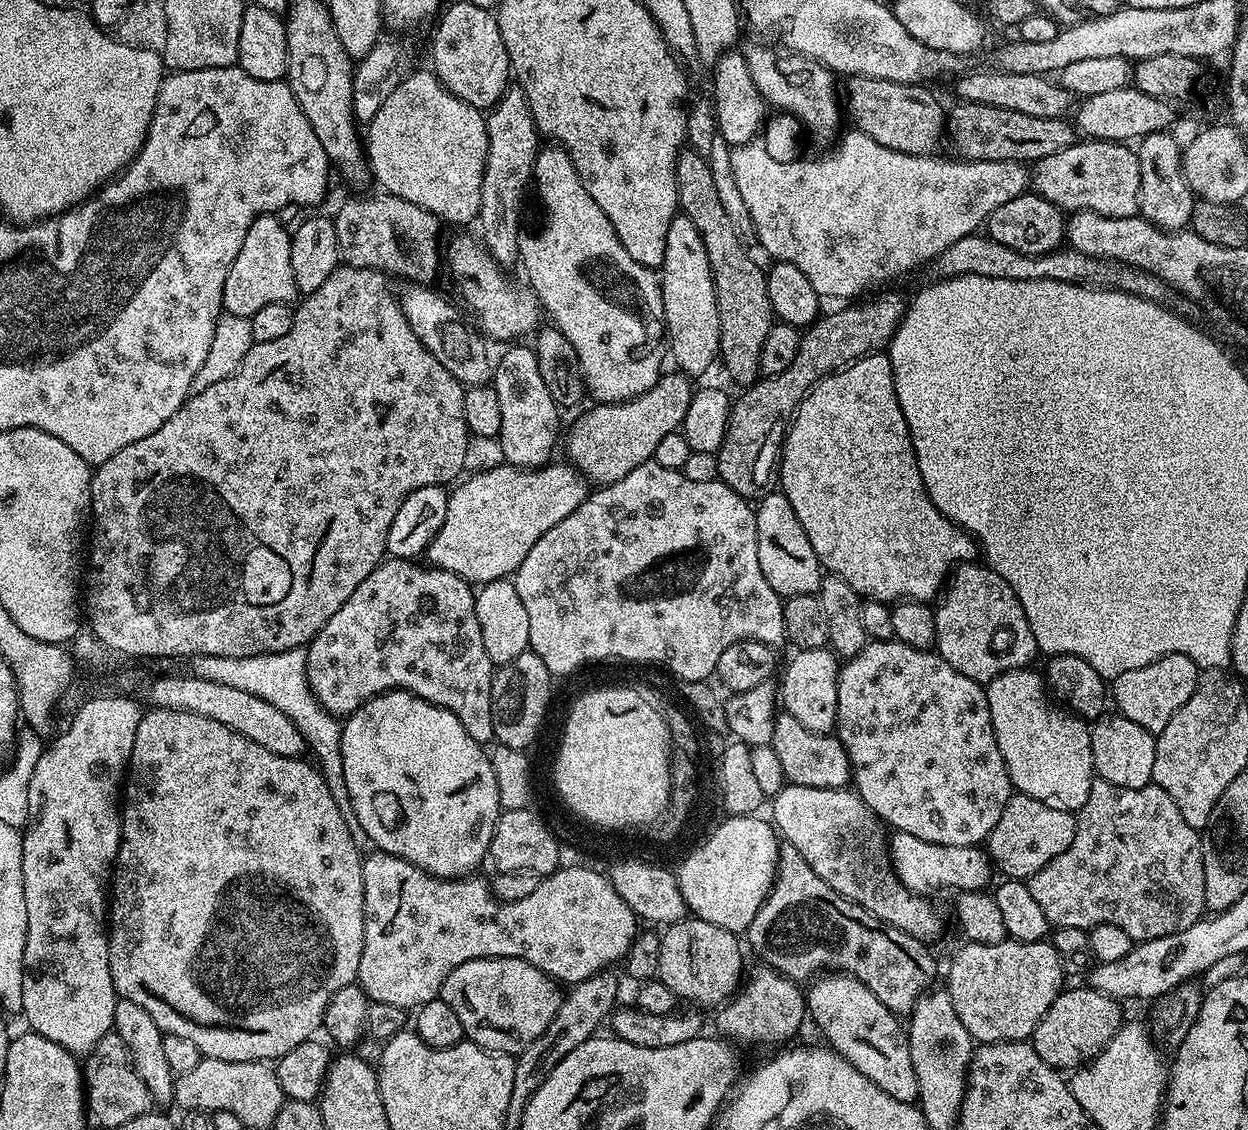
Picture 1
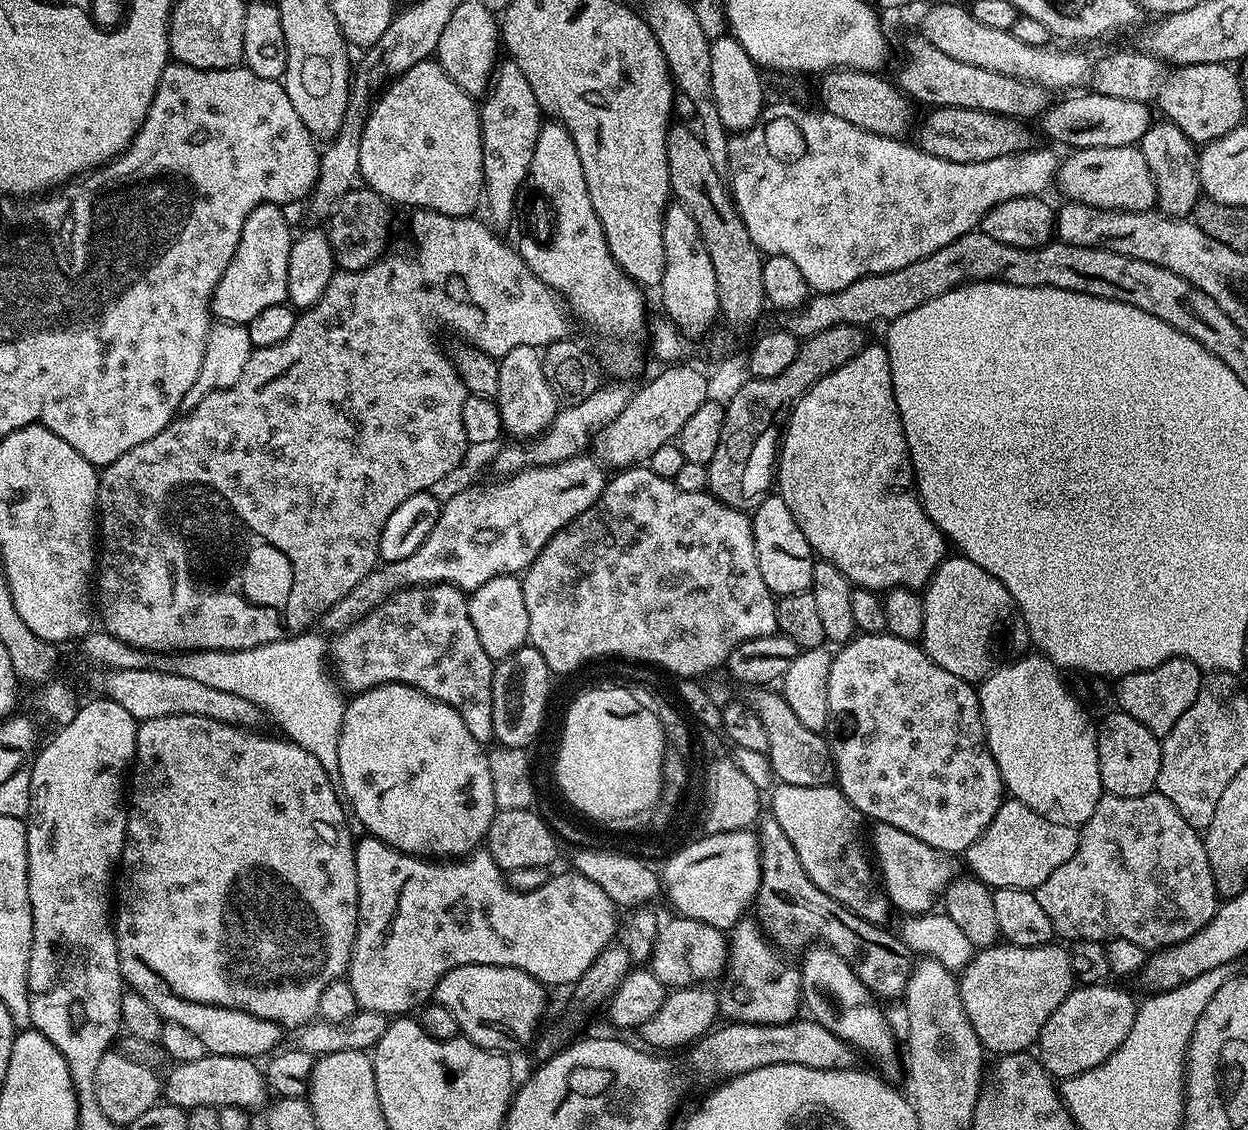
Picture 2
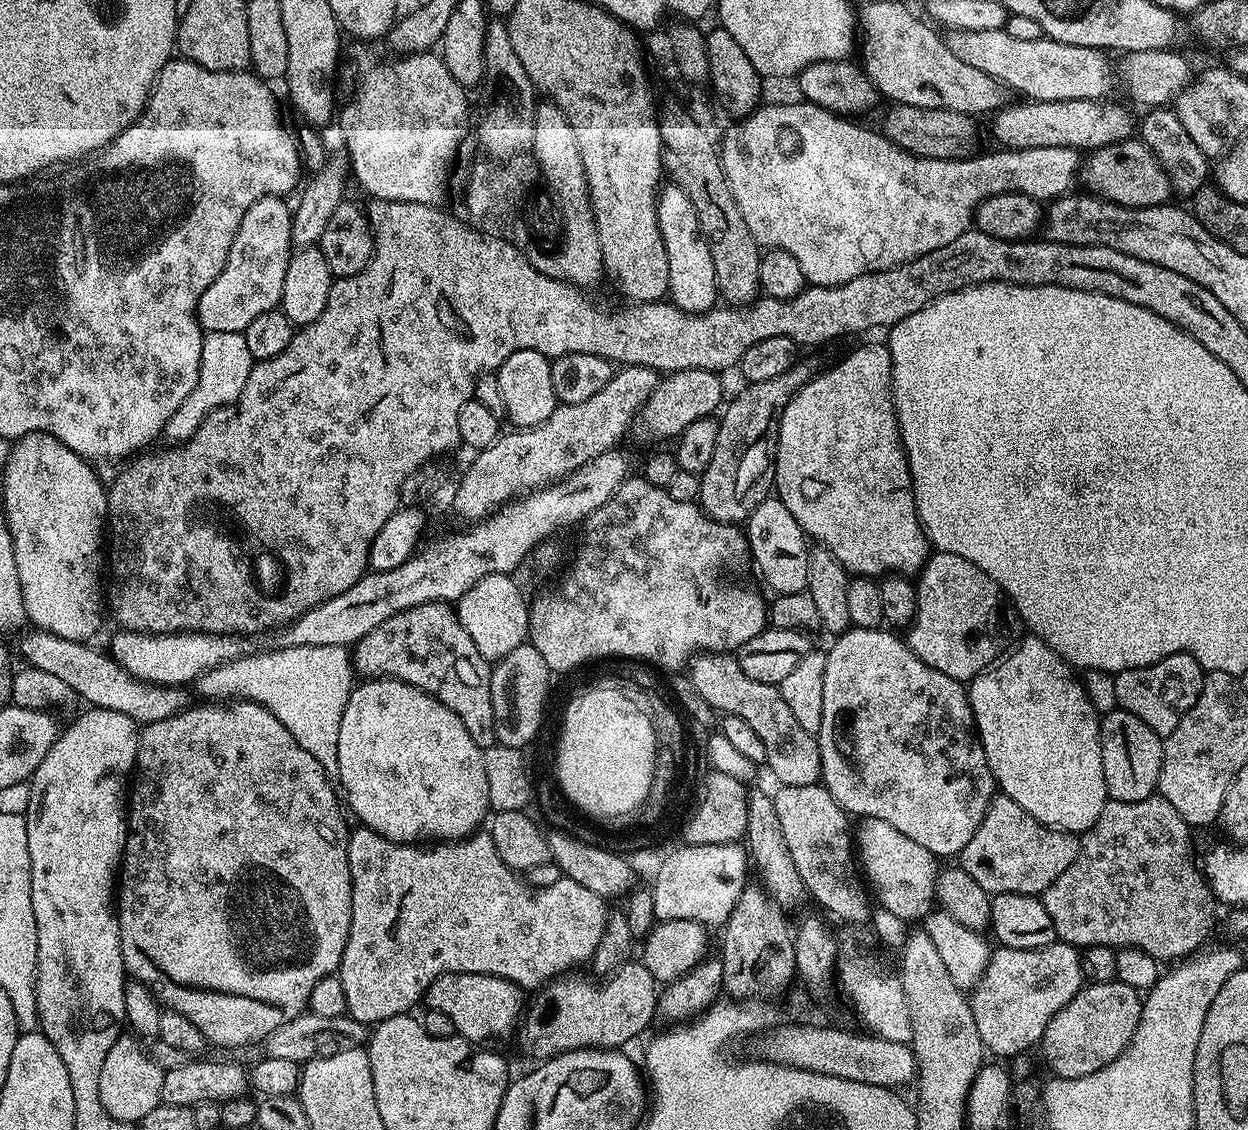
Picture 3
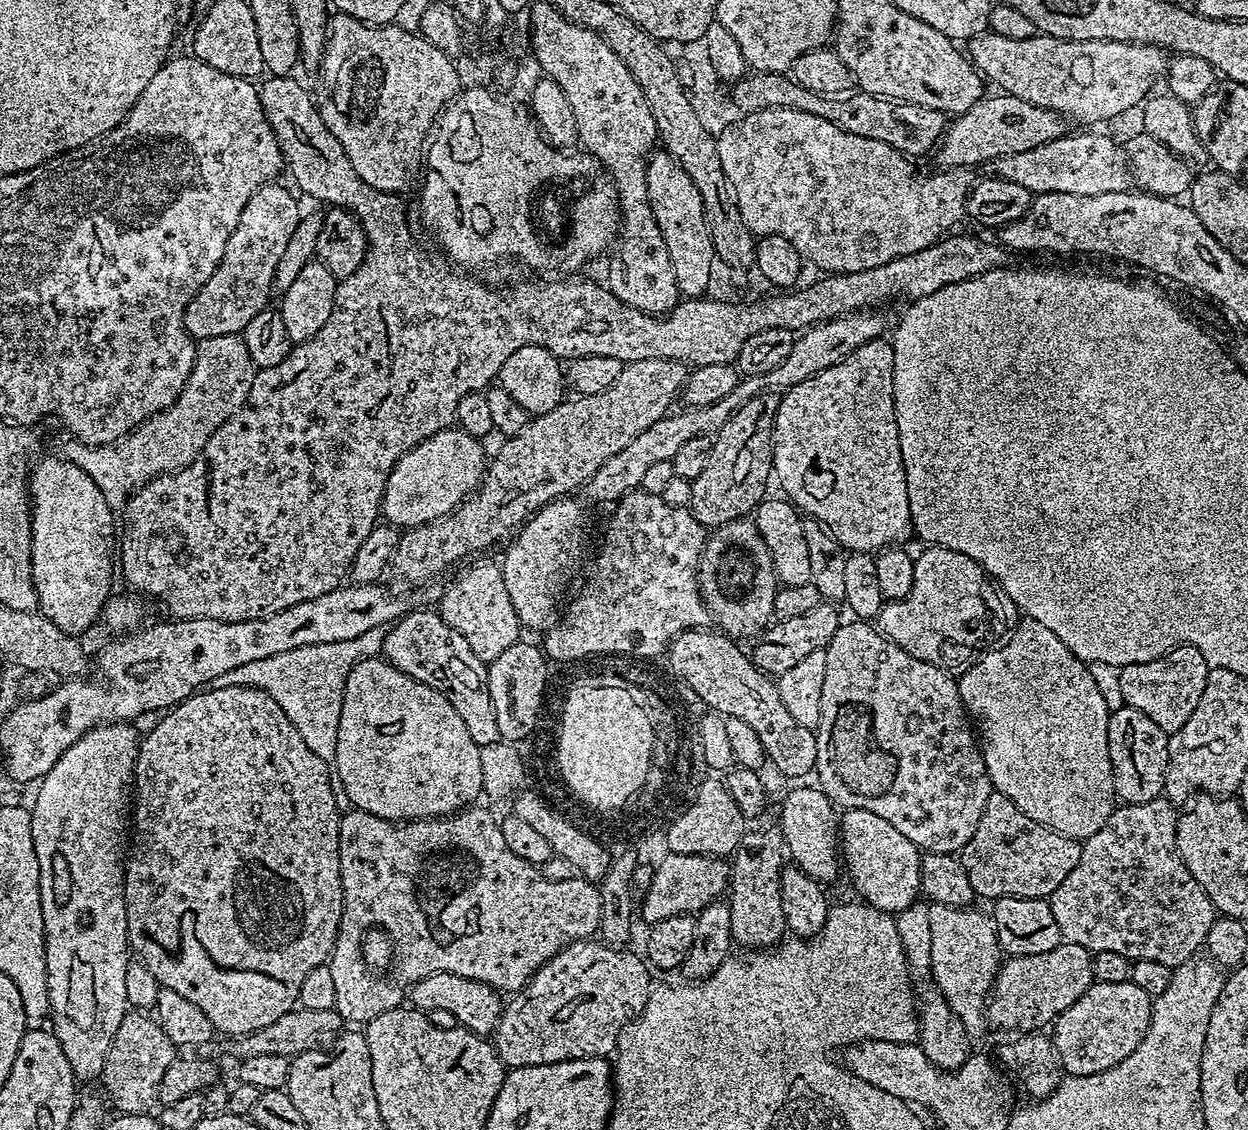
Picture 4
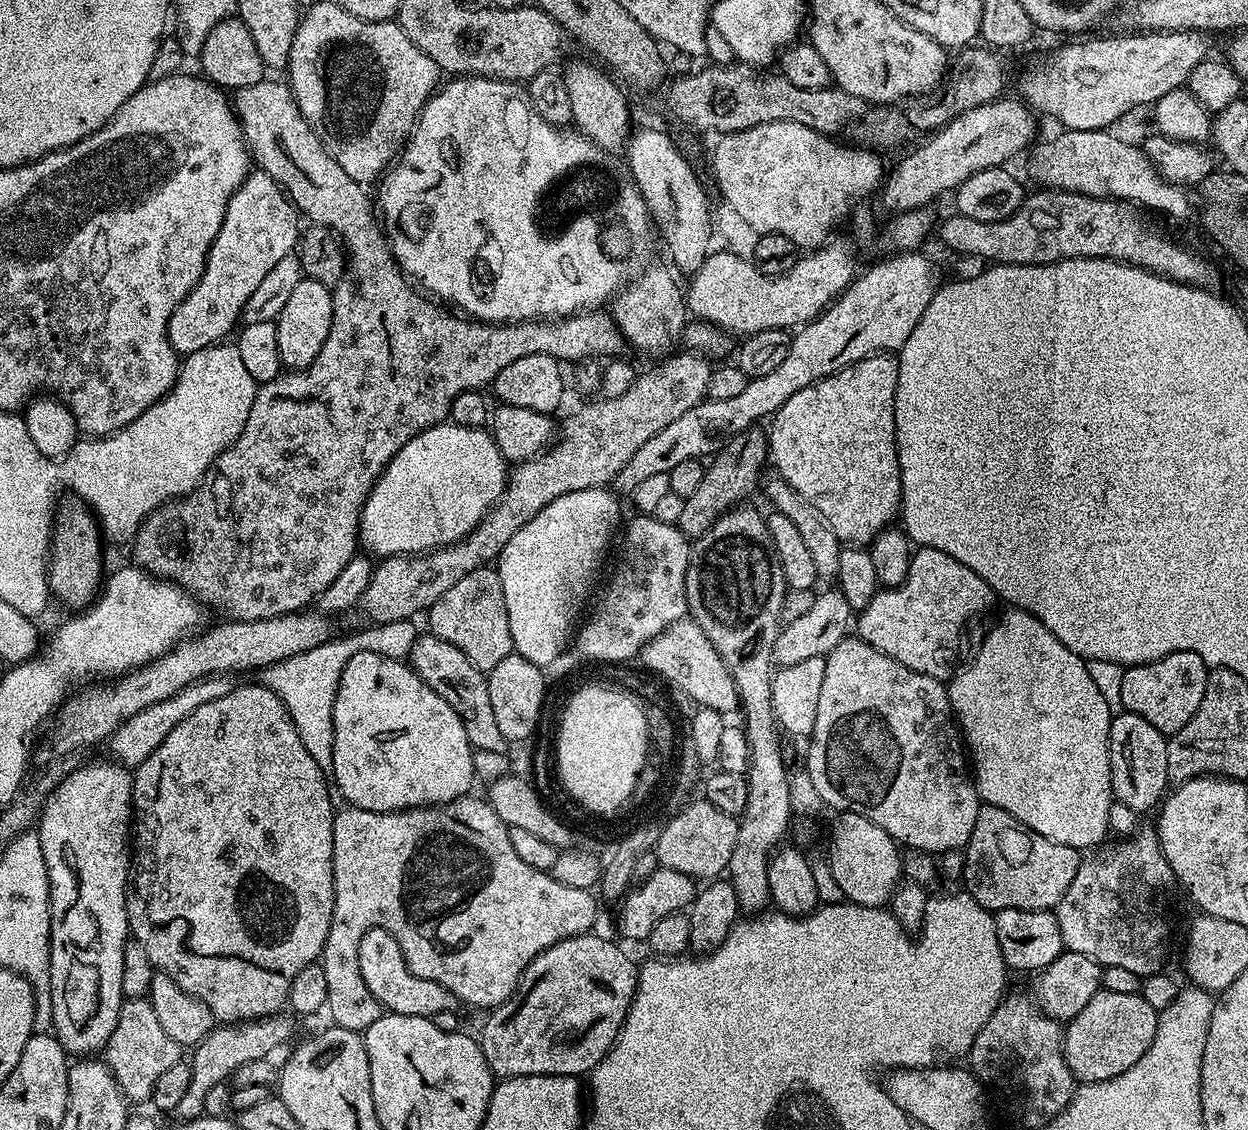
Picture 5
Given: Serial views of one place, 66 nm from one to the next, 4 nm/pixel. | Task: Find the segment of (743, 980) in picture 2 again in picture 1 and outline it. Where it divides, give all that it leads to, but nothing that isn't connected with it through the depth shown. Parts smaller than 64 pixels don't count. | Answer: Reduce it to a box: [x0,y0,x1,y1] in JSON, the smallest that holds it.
[715,966,806,1044]

